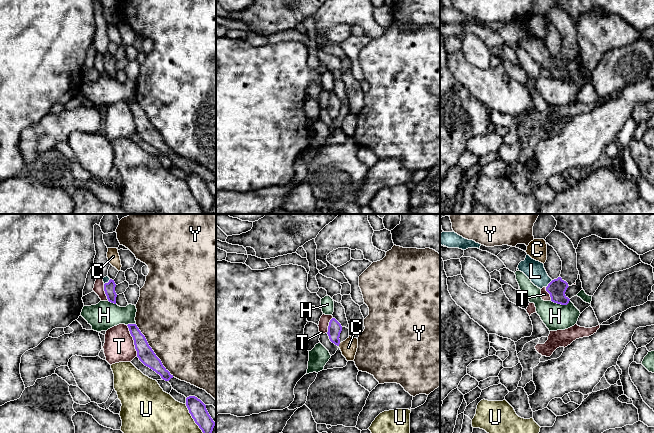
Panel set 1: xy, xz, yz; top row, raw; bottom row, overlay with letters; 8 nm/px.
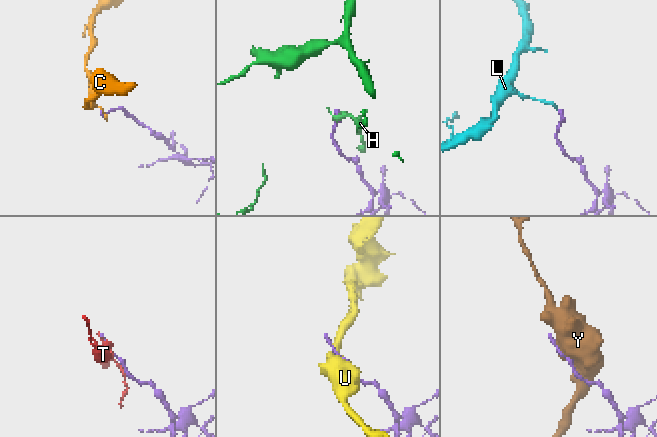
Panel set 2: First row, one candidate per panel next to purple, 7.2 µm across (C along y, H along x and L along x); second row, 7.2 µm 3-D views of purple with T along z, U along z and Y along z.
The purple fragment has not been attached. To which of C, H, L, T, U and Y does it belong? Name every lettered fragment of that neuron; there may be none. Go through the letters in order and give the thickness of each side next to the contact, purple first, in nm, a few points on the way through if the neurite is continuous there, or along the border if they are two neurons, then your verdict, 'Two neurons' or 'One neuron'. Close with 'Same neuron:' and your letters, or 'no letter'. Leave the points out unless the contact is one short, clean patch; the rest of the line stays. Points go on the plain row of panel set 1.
C: Thickness 110 nm (purple) against 130 nm. Boundary: xz (340, 119), (338, 121). Two neurons
H: Thickness 150 nm (purple) against 220 nm. Boundary: yz (550, 76), (561, 80), (569, 78). Two neurons
L: Thickness 150 nm (purple) against 160 nm. Path across: yz (556, 64), (548, 60), (534, 46). One neuron
T: Thickness 140 nm (purple) against 240 nm. Two neurons
U: Thickness 140 nm (purple) against 340 nm. Two neurons
Y: Thickness 140 nm (purple) against 500 nm. Two neurons
Same neuron: L

